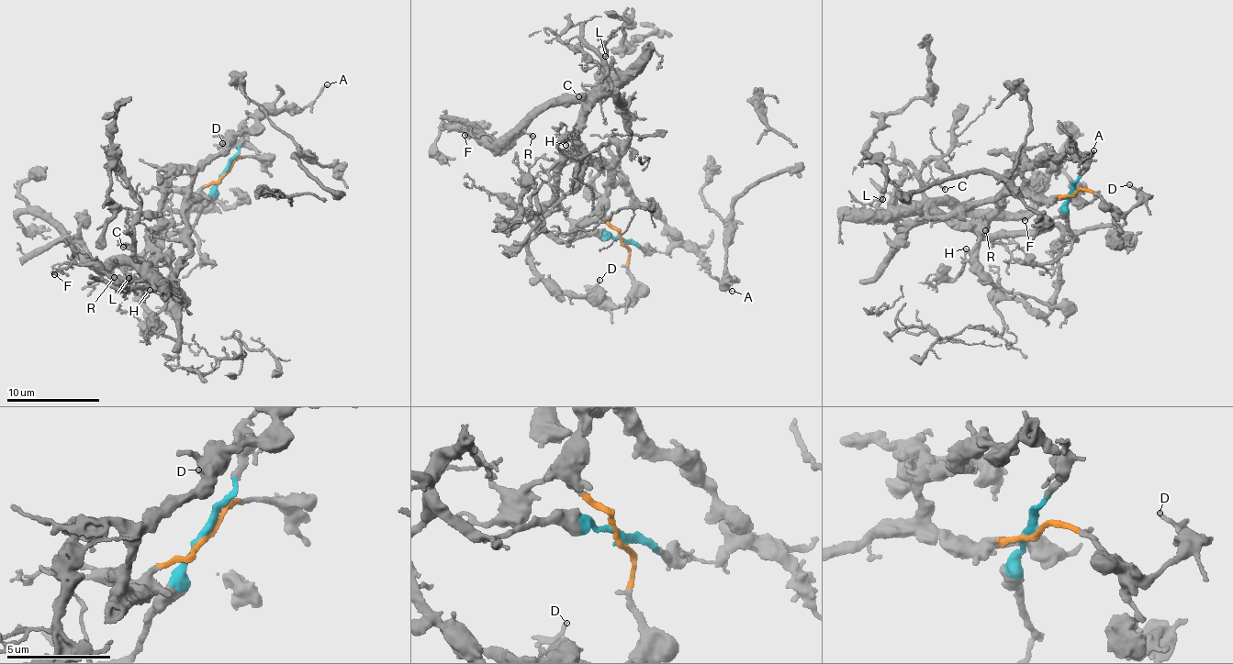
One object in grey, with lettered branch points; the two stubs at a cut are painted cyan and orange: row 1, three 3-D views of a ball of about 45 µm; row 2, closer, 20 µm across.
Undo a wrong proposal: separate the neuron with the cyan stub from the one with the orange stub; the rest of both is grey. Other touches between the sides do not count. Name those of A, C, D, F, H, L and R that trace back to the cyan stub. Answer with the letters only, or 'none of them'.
C, F, H, R

